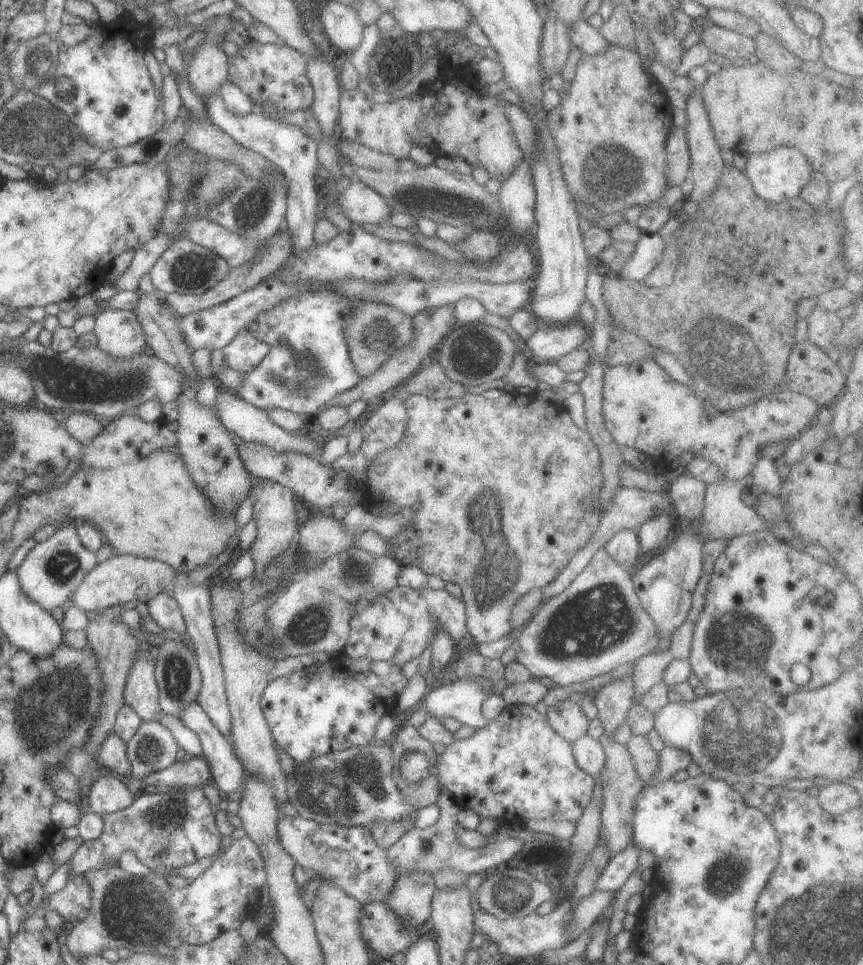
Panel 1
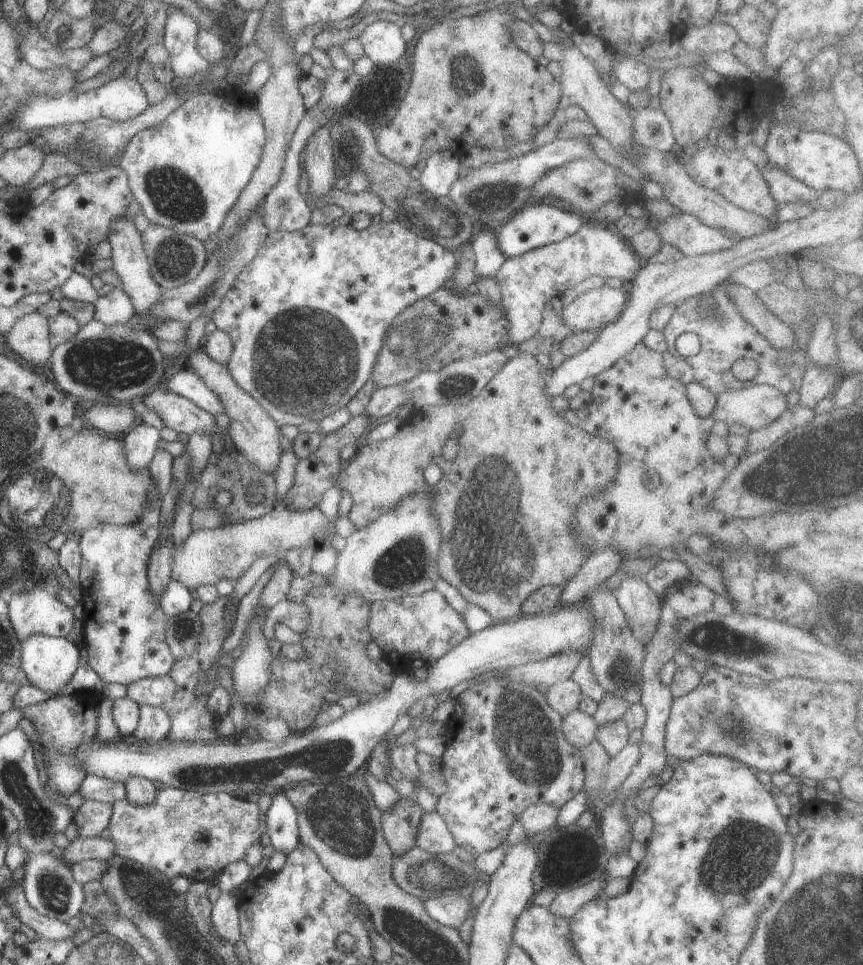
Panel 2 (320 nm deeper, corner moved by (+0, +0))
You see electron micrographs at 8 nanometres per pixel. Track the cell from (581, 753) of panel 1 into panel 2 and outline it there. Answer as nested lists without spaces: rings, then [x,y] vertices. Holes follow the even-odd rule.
[[[577,708],[561,718],[561,732],[569,744],[580,749],[593,740],[598,724],[592,716]]]

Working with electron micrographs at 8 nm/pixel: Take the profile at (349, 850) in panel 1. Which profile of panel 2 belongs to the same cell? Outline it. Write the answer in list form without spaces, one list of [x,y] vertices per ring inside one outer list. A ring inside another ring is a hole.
[[[429,896],[423,899],[425,912],[439,924],[459,928],[471,911],[470,896]]]

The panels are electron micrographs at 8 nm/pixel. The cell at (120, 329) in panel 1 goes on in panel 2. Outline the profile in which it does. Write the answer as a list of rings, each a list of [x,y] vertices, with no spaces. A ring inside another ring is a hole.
[[[111,288],[93,302],[92,318],[104,325],[127,325],[134,308],[131,299],[123,289]]]

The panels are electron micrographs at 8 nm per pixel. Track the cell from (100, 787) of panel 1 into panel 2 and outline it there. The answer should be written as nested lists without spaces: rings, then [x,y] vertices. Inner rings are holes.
[[[83,801],[74,812],[77,834],[81,838],[99,836],[101,830],[108,826],[112,804],[101,801]]]

